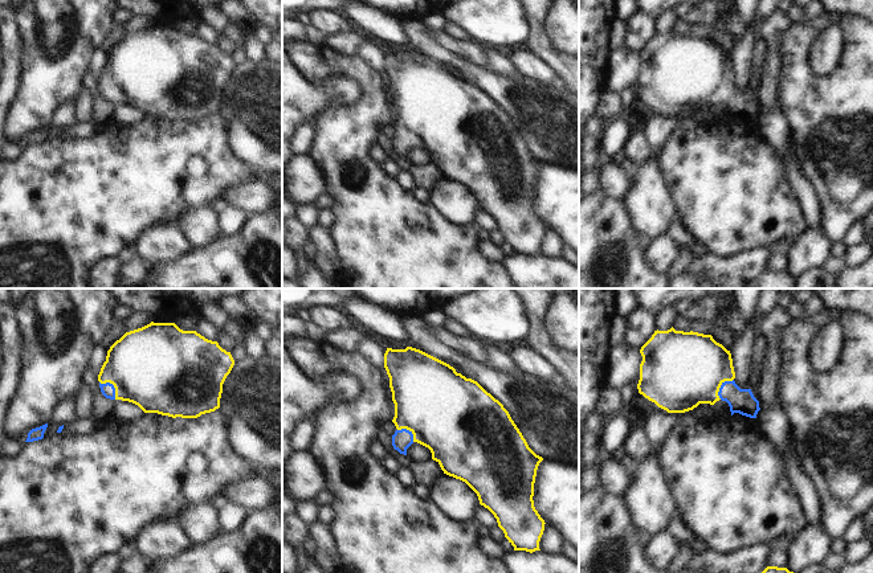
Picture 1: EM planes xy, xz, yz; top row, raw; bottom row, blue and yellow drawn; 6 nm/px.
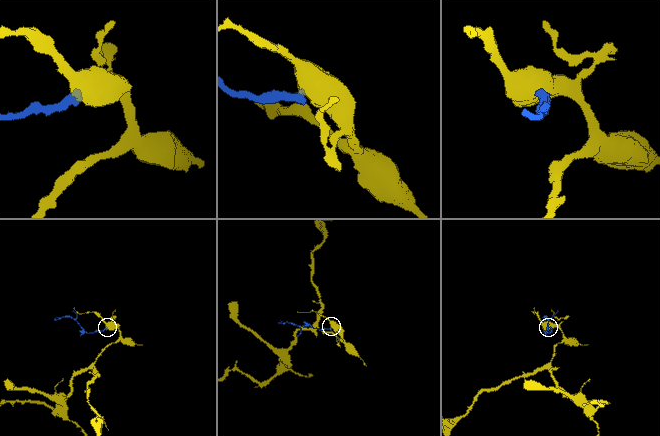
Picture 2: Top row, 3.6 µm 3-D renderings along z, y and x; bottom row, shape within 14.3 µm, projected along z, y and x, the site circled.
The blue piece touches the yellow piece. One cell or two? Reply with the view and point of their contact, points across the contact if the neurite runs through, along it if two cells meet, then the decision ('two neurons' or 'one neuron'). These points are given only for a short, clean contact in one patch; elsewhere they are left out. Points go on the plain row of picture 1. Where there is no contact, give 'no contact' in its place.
xy (113, 89) | across xy (107, 93), (113, 89), (149, 70) | one neuron

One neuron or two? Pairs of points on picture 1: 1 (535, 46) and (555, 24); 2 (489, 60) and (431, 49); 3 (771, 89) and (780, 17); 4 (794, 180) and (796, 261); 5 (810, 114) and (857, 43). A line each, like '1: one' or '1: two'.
1: two
2: two
3: one
4: one
5: one

